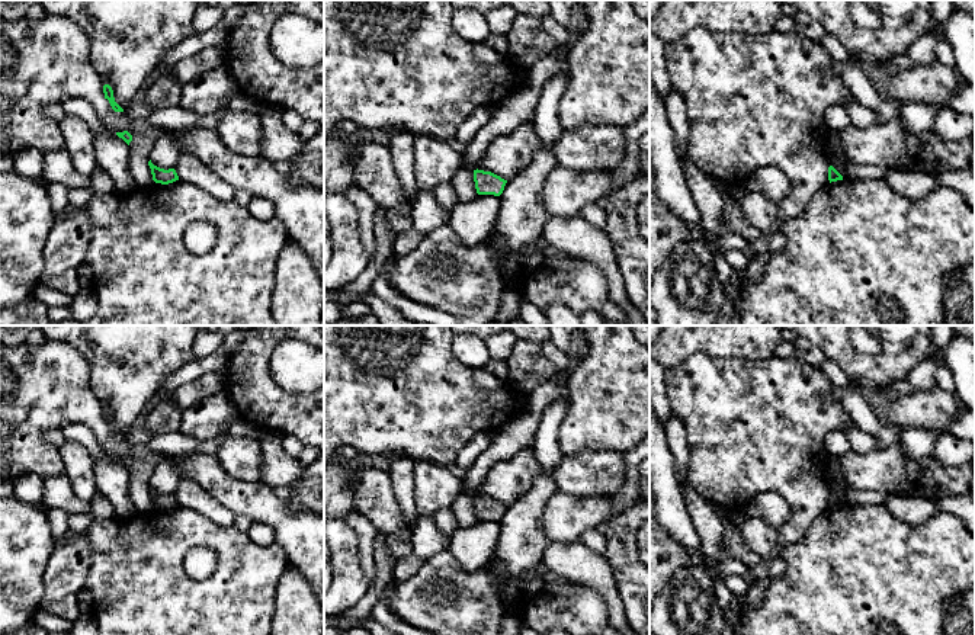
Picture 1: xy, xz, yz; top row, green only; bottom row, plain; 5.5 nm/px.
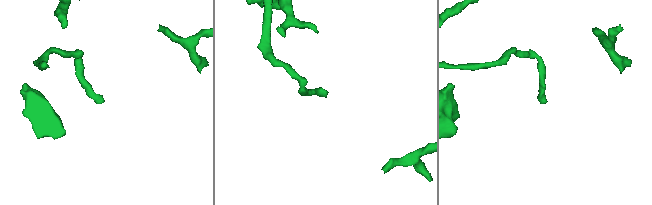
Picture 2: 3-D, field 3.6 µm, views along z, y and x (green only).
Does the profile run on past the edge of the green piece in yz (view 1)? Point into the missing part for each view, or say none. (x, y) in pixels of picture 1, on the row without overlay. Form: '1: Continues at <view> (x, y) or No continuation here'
1: No continuation here

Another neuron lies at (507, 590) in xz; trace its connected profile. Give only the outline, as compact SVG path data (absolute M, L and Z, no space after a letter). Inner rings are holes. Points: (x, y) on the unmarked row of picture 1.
M494 557L488 562L488 565L494 577L497 578L497 589L498 589L500 597L503 599L506 604L514 607L514 603L519 596L519 589L513 584L511 577L507 568L504 567L503 561Z

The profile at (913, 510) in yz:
M892 496L883 506L907 525L921 525L937 511L936 503L913 496Z

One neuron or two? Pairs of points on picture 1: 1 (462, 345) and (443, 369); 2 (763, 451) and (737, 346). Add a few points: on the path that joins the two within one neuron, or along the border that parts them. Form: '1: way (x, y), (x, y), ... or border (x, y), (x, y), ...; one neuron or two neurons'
1: border (451, 340), (451, 349), (456, 359), (484, 369); two neurons
2: border (706, 352), (715, 358), (766, 359), (772, 356); two neurons

